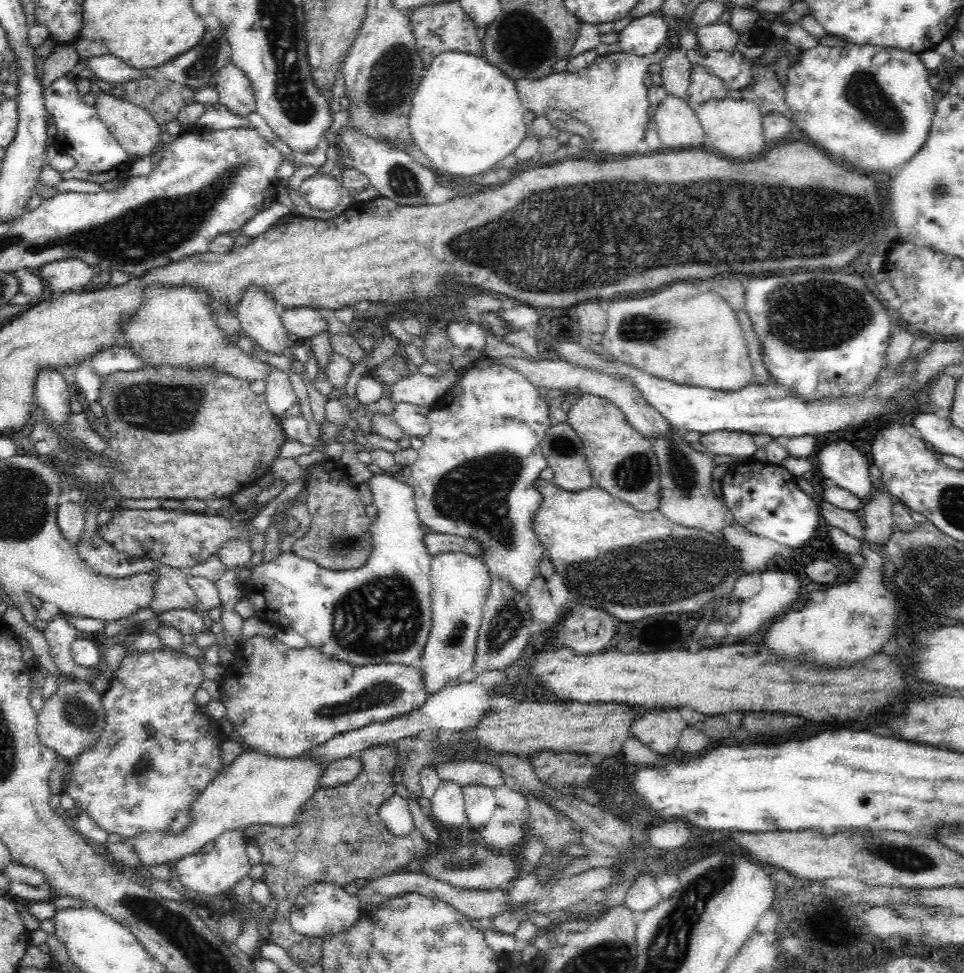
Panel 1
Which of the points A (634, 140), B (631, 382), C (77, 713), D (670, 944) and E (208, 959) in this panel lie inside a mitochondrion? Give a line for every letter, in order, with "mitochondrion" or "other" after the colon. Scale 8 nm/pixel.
A: other
B: other
C: mitochondrion
D: mitochondrion
E: mitochondrion

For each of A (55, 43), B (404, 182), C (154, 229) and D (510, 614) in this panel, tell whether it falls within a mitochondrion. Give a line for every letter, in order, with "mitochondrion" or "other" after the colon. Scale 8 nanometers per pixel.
A: other
B: mitochondrion
C: mitochondrion
D: mitochondrion

